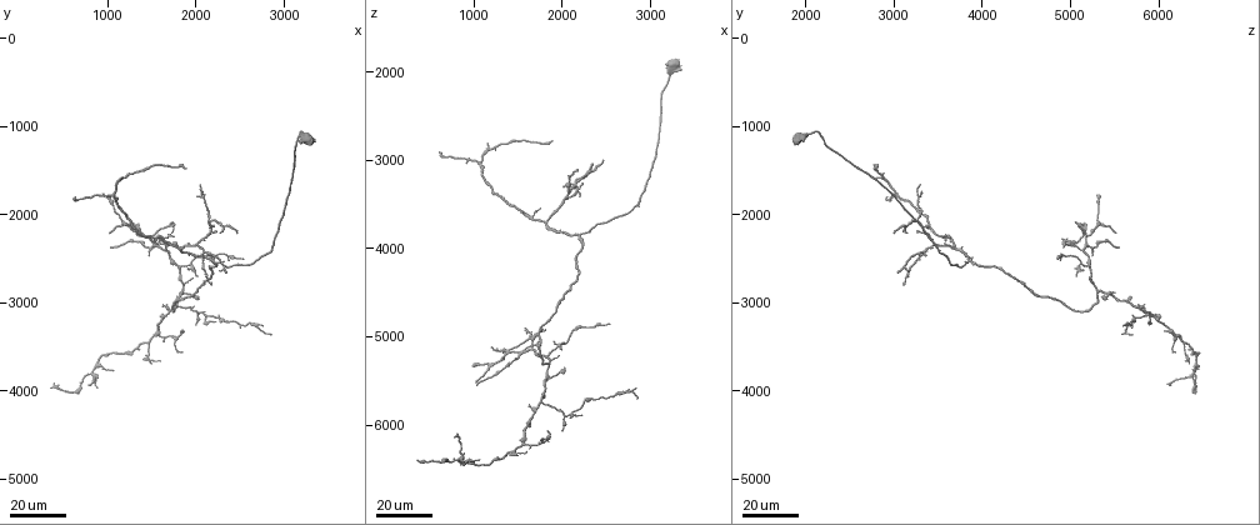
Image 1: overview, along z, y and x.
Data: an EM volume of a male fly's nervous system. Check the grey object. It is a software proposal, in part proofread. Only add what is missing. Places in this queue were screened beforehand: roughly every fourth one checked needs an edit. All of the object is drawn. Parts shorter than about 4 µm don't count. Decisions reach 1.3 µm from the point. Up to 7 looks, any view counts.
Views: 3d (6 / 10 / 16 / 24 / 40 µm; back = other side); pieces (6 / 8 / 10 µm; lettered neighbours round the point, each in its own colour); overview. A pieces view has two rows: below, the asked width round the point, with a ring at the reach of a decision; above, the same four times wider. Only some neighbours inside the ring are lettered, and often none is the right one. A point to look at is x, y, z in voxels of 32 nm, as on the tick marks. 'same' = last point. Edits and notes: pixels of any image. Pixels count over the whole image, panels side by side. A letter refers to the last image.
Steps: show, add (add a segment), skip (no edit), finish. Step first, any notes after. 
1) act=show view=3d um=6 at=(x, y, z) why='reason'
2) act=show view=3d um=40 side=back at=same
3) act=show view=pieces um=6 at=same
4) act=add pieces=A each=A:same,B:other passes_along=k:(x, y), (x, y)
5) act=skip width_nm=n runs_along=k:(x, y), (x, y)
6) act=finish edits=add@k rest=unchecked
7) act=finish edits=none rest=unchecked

act=show view=3d um=24 at=(1050, 2200, 5550) why='tapers out'

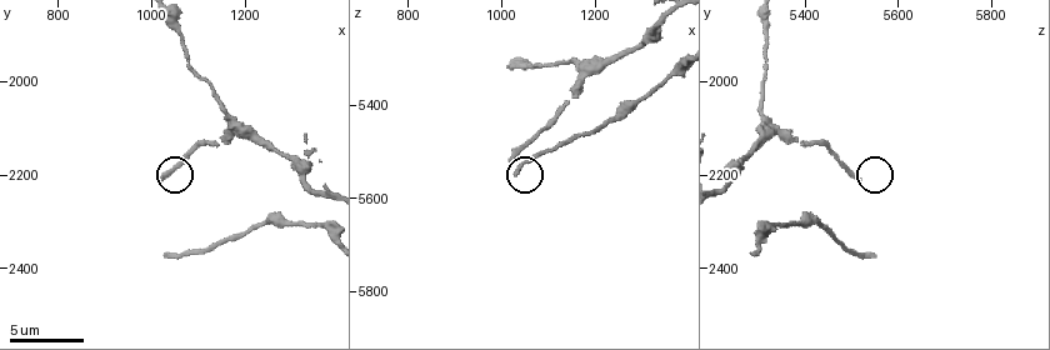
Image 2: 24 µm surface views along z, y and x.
act=show view=pieces um=6 at=(1015, 2205, 5515)

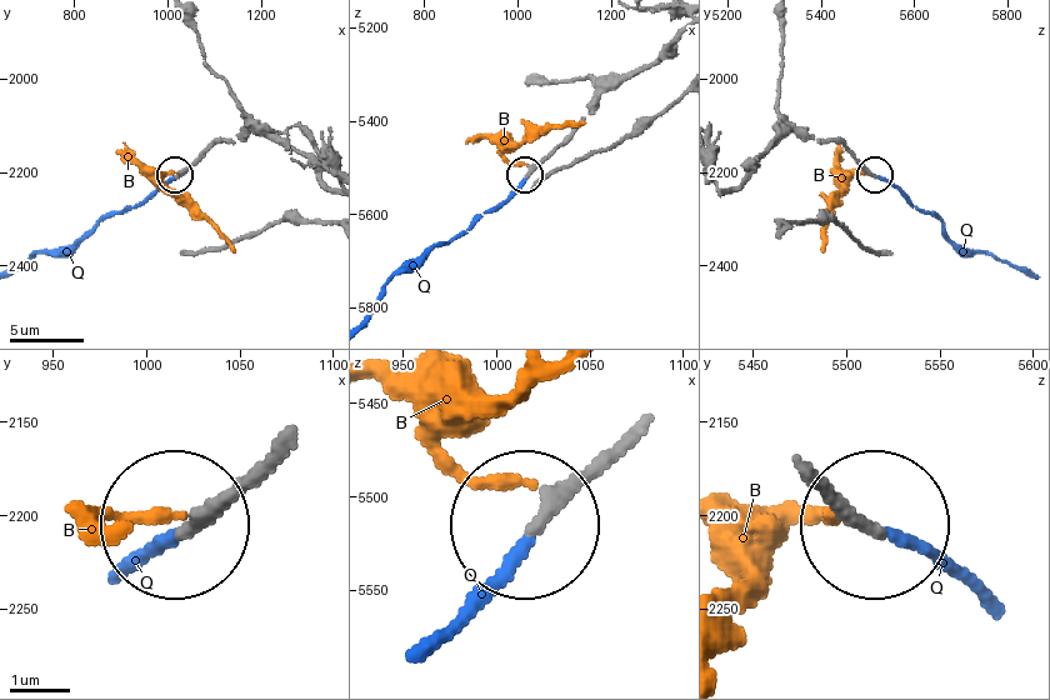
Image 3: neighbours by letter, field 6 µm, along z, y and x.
act=add pieces=Q each=B:other,Q:same passes_along=3:(564, 138), (509, 196), (449, 240), (405, 264), (371, 313) found='it goes on there'

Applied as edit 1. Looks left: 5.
act=show view=overview

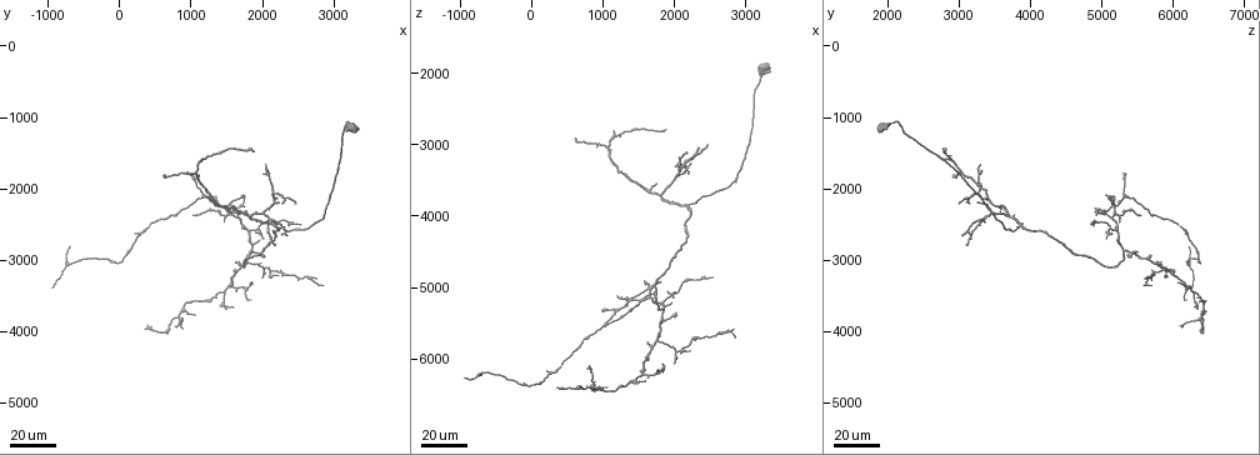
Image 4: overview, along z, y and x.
act=show view=3d um=40 at=(1000, 2400, 5550) why='end of a long branch'

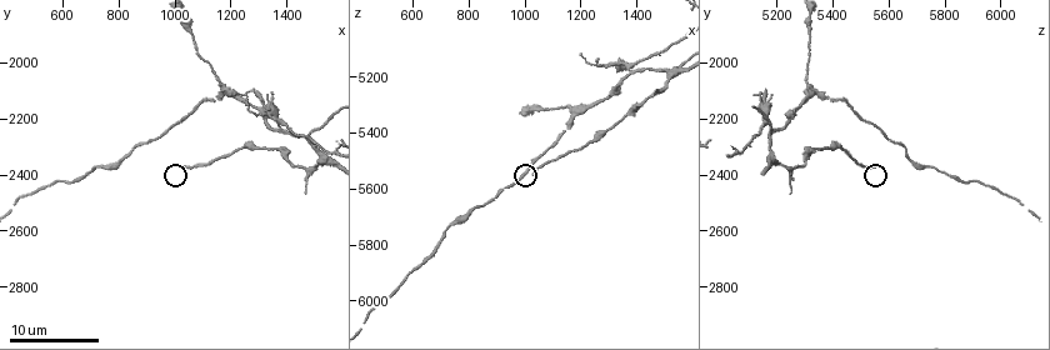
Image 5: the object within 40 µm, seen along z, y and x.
act=show view=pieces um=6 at=(1020, 2370, 5550) why='see the neighbours'

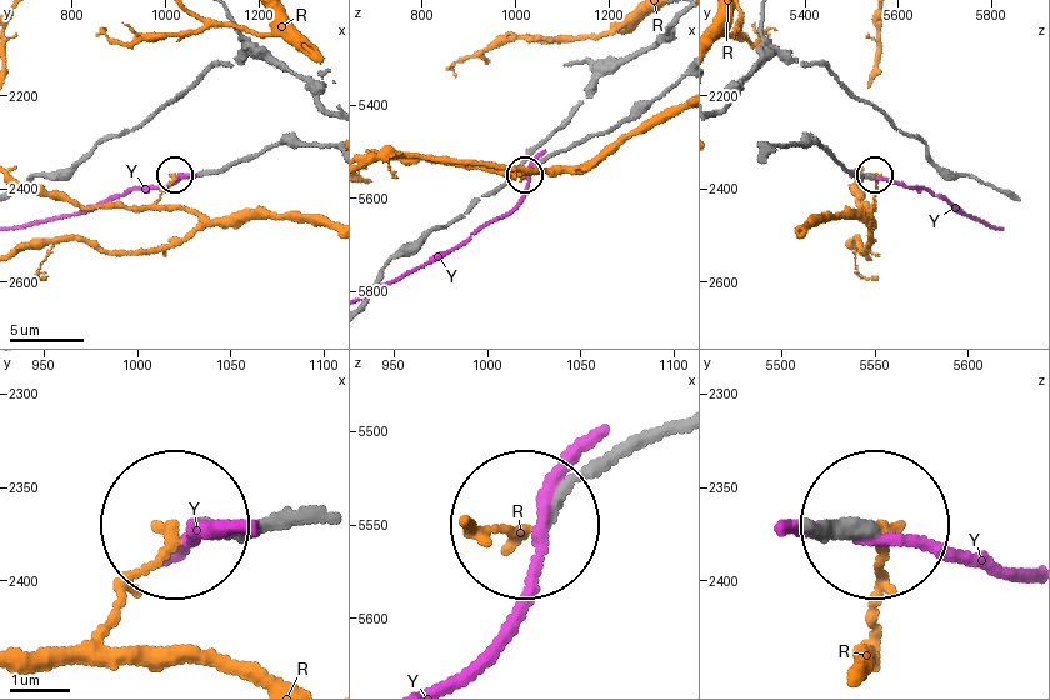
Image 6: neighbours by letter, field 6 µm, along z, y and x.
act=skip each=R:other,Y:other runs_along=6:(678, 423), (603, 458), (548, 513) found='none of them fits'

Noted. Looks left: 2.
act=show view=3d um=24 at=(2350, 2650, 3000) why='stops while still wide'

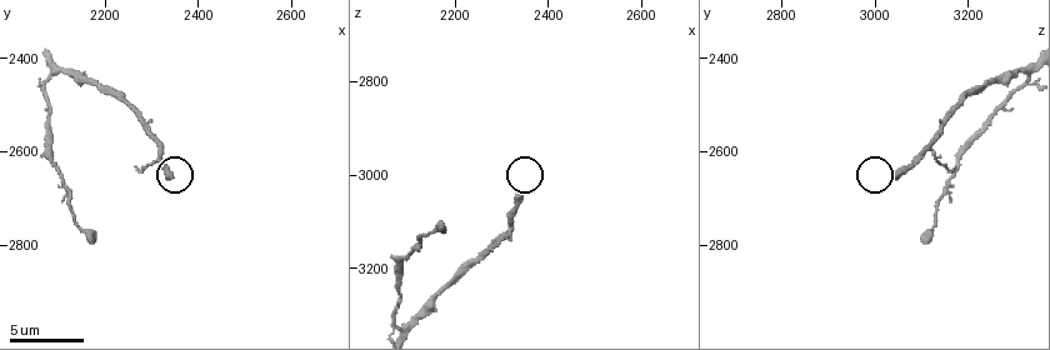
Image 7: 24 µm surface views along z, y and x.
act=show view=pieces um=6 at=(2335, 2660, 3045)

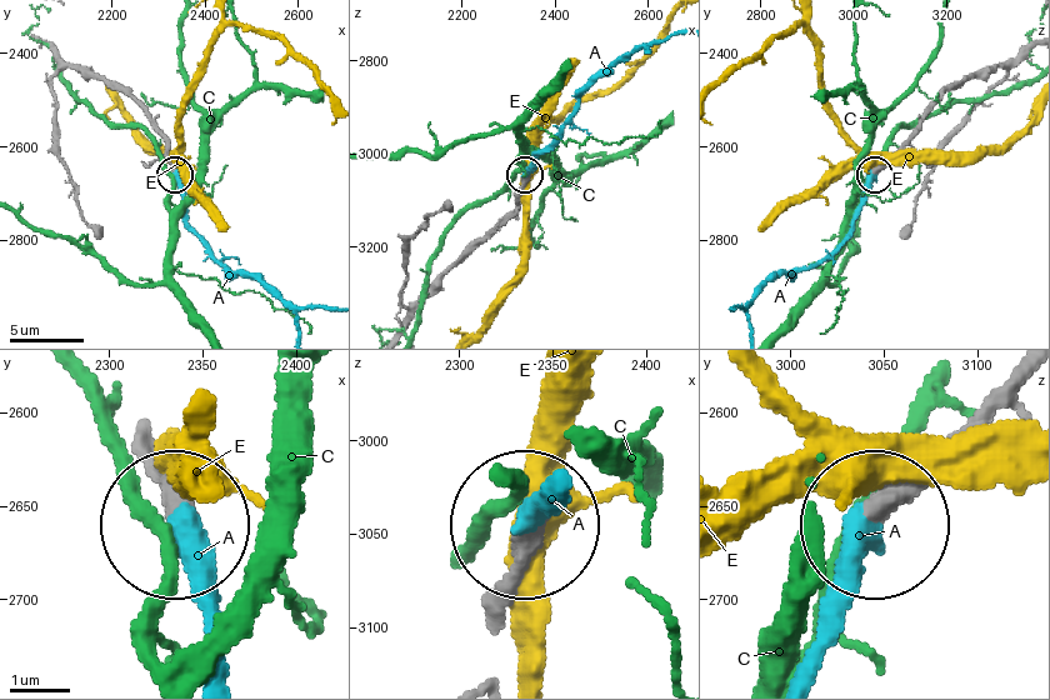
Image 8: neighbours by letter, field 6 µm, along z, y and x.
act=add pieces=A width_nm=360 each=A:same,C:other,E:other found='the neuron continues'

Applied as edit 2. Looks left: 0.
act=finish edits=add@3,add@8 rest=unchecked

